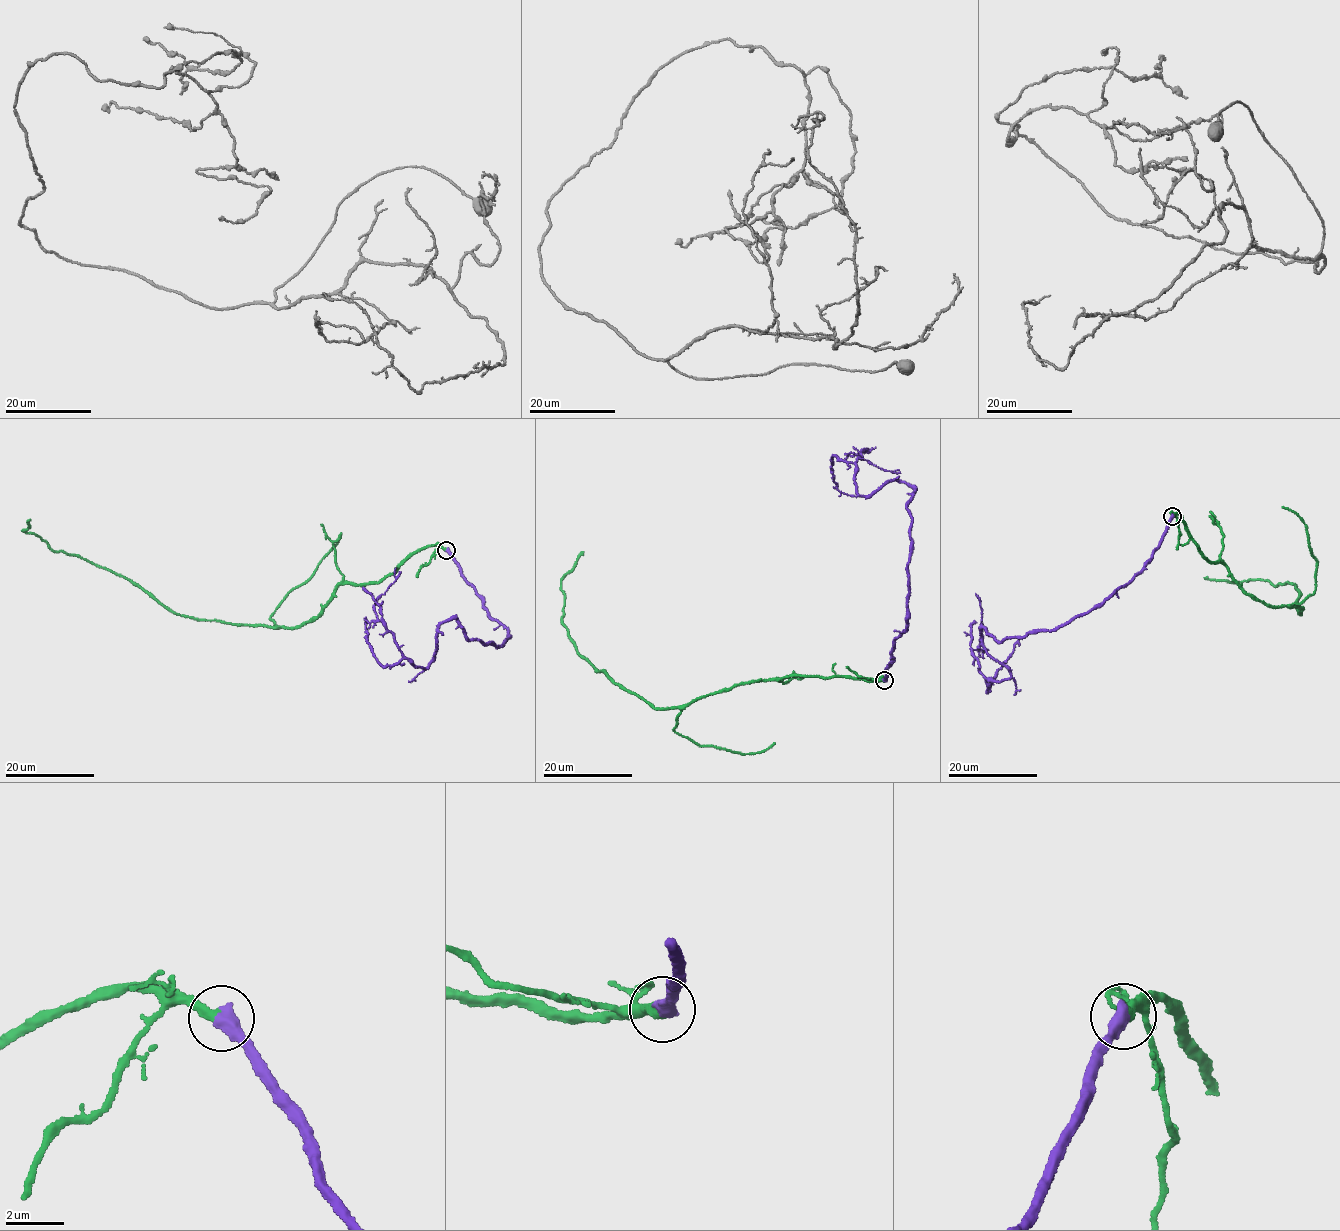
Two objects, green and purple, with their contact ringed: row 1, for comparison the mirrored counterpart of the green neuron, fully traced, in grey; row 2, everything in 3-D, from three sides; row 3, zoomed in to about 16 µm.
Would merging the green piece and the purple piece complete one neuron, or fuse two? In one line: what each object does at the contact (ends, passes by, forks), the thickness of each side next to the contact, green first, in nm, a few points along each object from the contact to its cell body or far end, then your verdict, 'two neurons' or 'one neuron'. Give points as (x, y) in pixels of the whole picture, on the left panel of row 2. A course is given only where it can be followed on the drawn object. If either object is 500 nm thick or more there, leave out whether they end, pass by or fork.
400 nm thick on the green side, 550 nm on the other; green runs (446, 550), (426, 545), (377, 582), (339, 584), (300, 626), (270, 628), (177, 615), (53, 550), (29, 520); purple runs (446, 550), (506, 628), (501, 646), (467, 639), (451, 618), (428, 667), (410, 663), (375, 611), (395, 568); one neuron

